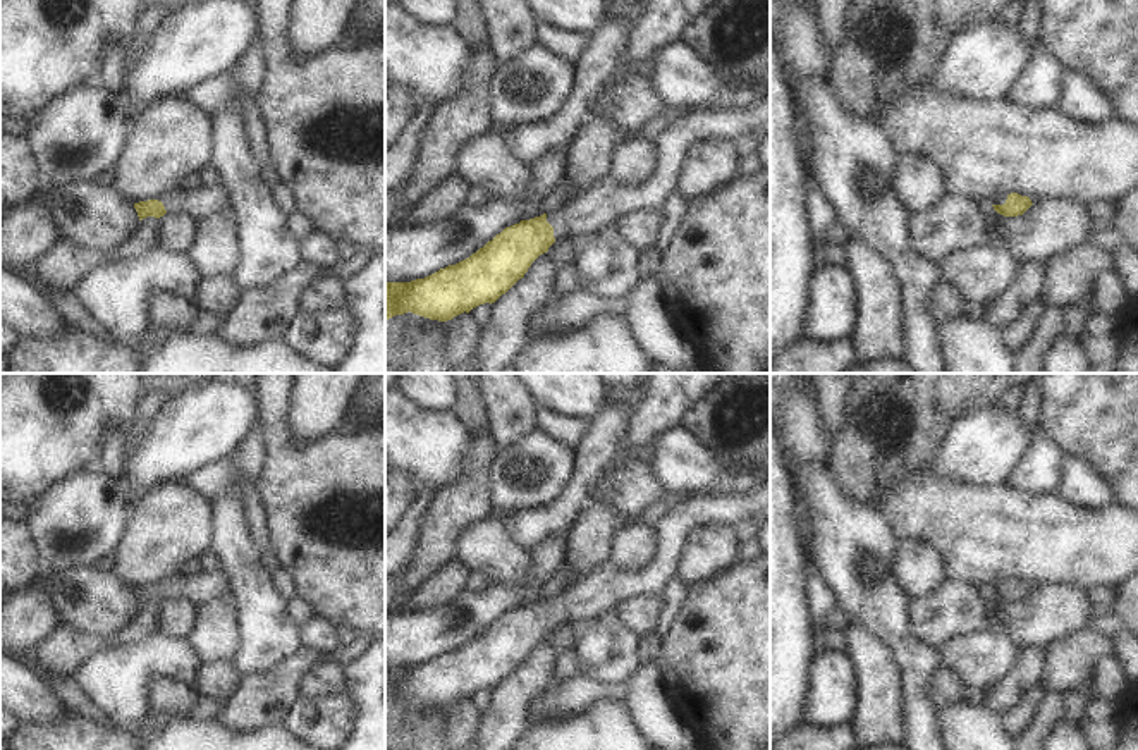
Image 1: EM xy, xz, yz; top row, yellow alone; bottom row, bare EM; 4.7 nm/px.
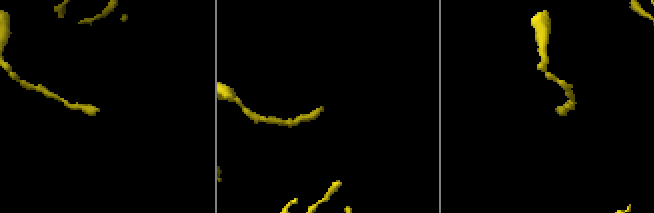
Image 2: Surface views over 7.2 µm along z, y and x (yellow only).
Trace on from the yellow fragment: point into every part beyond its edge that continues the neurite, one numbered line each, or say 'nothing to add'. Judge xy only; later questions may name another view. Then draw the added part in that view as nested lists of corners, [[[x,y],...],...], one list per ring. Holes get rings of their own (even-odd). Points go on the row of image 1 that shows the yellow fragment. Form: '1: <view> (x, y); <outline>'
1: xy (201, 202); [[[222,182],[194,191],[184,191],[179,186],[156,200],[163,203],[167,213],[187,213],[196,220],[230,208],[229,194]]]

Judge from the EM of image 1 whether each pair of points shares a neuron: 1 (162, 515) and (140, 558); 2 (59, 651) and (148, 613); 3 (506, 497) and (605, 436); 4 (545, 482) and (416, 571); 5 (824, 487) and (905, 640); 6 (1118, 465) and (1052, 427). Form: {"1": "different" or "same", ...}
{"1": "same", "2": "same", "3": "different", "4": "different", "5": "same", "6": "same"}

